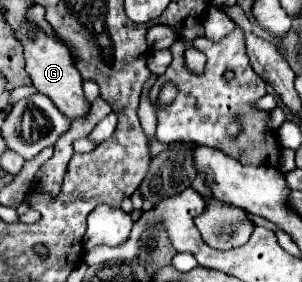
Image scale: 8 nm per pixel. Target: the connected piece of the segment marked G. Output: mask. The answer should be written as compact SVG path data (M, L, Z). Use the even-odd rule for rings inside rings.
M36 28L36 40L26 40L24 32L16 34L18 40L22 40L24 44L24 56L26 56L26 72L32 78L34 88L48 96L56 108L70 120L78 120L78 118L86 118L90 112L90 102L84 96L82 90L82 76L70 56L70 50L64 44L58 44L54 38L46 36L40 28Z

